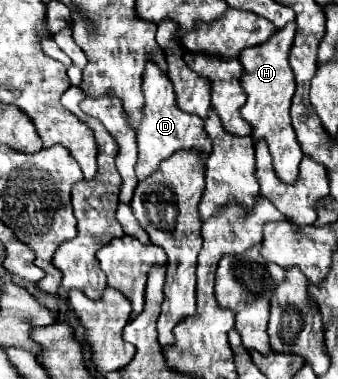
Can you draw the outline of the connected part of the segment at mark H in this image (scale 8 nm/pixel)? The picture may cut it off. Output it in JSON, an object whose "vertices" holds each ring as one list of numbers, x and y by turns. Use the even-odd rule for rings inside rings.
{"vertices":[[290,22,284,28,276,30,276,34,270,40,266,40,266,44,246,48,238,56,240,62,244,64,242,88,248,94,248,100,240,112,244,120,250,122,252,126,252,138,254,140,262,138,268,142,270,154,274,158,274,170,282,182,294,182,298,178,298,164,304,156,290,122,290,104,296,92,296,80,288,64,288,56,294,42,294,34,296,34,296,22]]}

